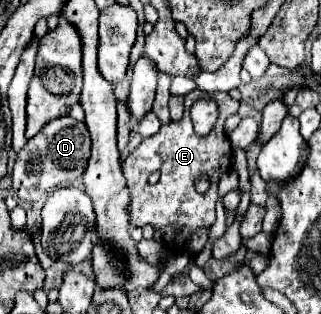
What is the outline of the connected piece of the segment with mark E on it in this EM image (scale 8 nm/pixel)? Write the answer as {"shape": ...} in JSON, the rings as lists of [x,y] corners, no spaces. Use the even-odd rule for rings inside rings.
{"shape":[[[200,89],[188,93],[186,99],[186,111],[180,121],[172,121],[170,125],[162,125],[162,129],[144,139],[124,161],[122,171],[130,189],[130,221],[136,227],[152,225],[162,231],[162,239],[170,251],[182,251],[188,237],[198,227],[210,227],[216,221],[216,201],[218,201],[218,181],[220,177],[230,169],[232,165],[232,145],[224,133],[224,121],[238,111],[238,101],[232,99],[228,93],[212,93],[208,95],[214,99],[220,107],[220,119],[218,125],[212,129],[208,137],[198,137],[192,133],[192,121],[190,121],[190,107],[192,101],[198,97],[204,97]],[[200,173],[210,175],[210,191],[200,197],[194,191],[194,179]],[[152,175],[158,177],[158,181],[152,185]]]}

